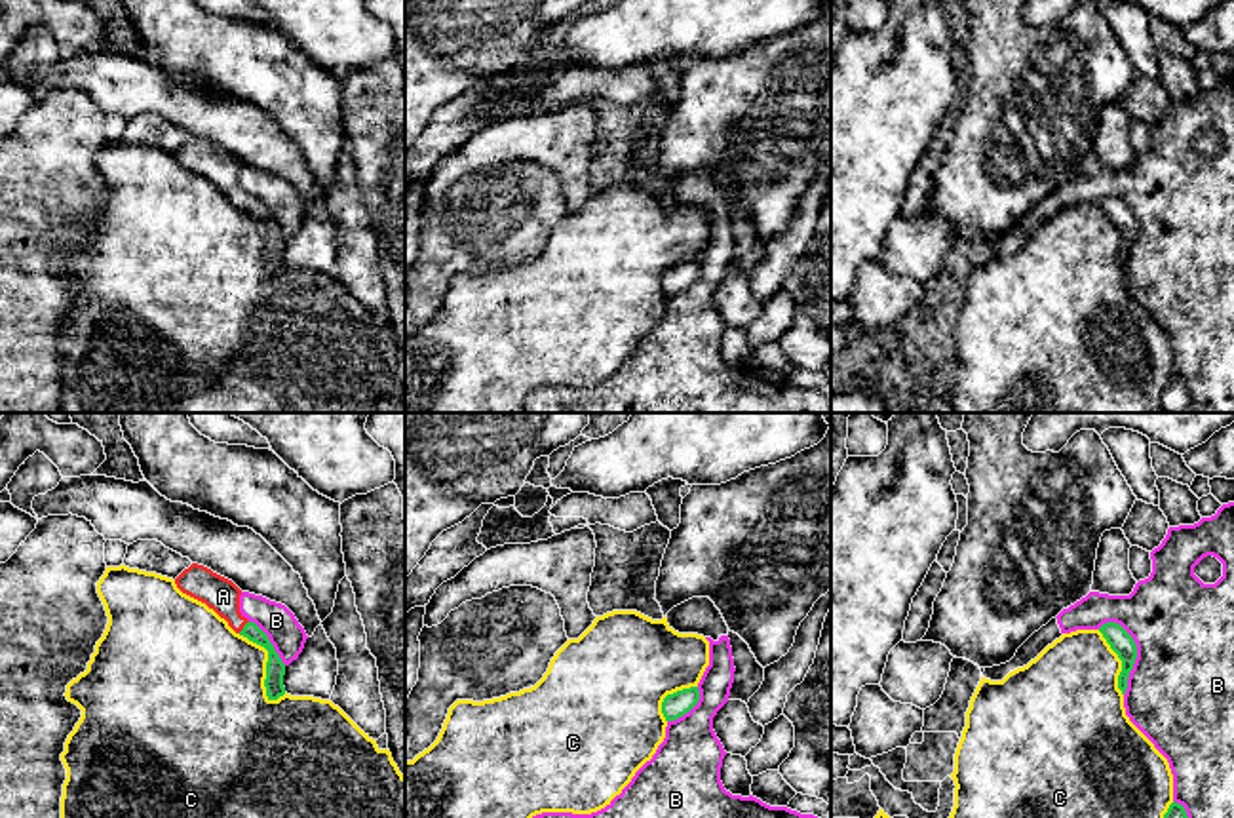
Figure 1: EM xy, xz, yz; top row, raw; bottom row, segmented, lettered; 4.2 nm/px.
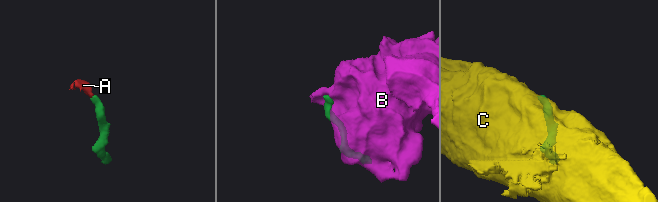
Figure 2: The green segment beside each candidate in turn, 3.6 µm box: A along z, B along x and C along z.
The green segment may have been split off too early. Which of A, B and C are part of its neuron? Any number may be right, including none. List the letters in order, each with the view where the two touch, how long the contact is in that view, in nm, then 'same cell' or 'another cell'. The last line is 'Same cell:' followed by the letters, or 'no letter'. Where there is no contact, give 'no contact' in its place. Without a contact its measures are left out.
A: xy | 70 nm | same cell
B: yz | 320 nm | another cell
C: xy | 340 nm | another cell
Same cell: A

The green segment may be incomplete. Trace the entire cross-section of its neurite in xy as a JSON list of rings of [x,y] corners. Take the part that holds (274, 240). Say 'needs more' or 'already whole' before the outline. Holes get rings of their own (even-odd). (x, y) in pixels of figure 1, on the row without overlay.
needs more | [[[192,137],[188,143],[184,143],[175,152],[175,158],[183,167],[213,183],[221,192],[228,196],[228,200],[236,207],[247,211],[249,215],[268,224],[266,253],[264,253],[266,270],[268,274],[278,274],[280,270],[283,270],[285,238],[281,236],[268,209],[255,196],[249,196],[240,186],[241,164],[232,154],[198,137]]]

